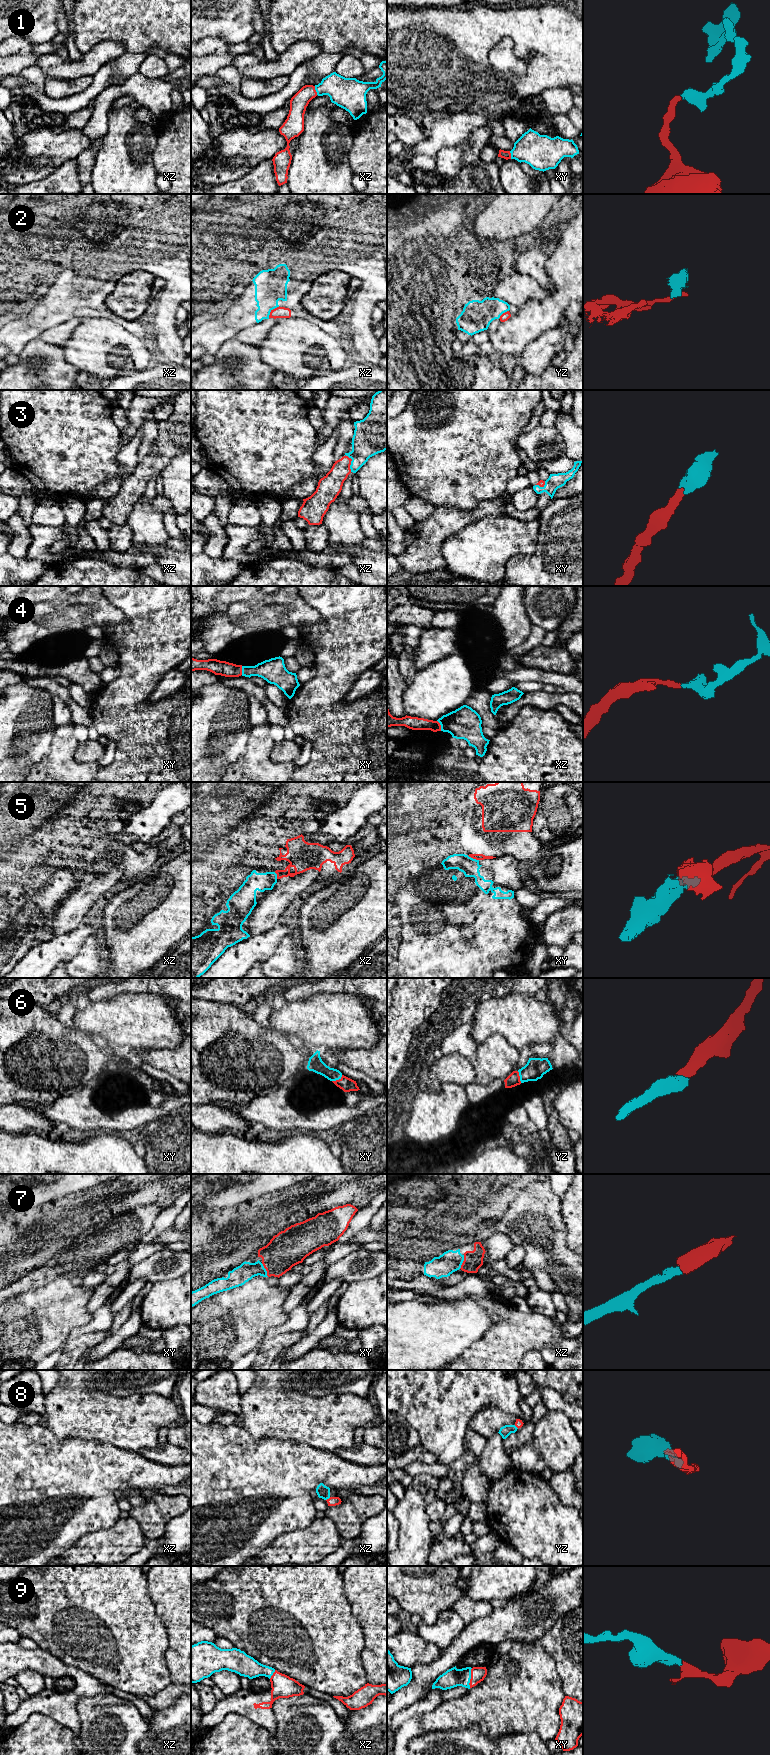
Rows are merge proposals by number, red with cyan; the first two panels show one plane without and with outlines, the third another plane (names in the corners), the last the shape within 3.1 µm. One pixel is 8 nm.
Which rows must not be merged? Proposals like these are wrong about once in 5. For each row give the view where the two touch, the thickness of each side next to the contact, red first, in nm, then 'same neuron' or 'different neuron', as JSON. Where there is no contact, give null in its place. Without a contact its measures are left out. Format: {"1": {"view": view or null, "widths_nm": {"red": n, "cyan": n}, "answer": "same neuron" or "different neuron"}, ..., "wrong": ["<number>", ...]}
{"1": {"view": "xz", "widths_nm": {"red": 140, "cyan": 240}, "answer": "same neuron"}, "2": {"view": "xz", "widths_nm": {"red": 100, "cyan": 260}, "answer": "same neuron"}, "3": {"view": "xz", "widths_nm": {"red": 180, "cyan": 280}, "answer": "same neuron"}, "4": {"view": "xz", "widths_nm": {"red": 110, "cyan": 260}, "answer": "same neuron"}, "5": {"view": "xy", "widths_nm": {"red": 50, "cyan": 150}, "answer": "different neuron"}, "6": {"view": "xy", "widths_nm": {"red": 110, "cyan": 120}, "answer": "same neuron"}, "7": {"view": "xy", "widths_nm": {"red": 300, "cyan": 150}, "answer": "same neuron"}, "8": {"view": "xz", "widths_nm": {"red": 80, "cyan": 100}, "answer": "same neuron"}, "9": {"view": "xy", "widths_nm": {"red": 120, "cyan": 150}, "answer": "same neuron"}, "wrong": ["5"]}

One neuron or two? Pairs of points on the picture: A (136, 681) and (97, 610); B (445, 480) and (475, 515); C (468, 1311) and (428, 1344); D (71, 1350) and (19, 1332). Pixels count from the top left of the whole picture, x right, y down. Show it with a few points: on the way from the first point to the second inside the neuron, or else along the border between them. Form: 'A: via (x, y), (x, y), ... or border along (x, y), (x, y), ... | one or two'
A: border along (123, 612), (124, 619), (122, 621), (101, 627) | two
B: border along (492, 499), (480, 501), (470, 510), (448, 506) | two
C: via (458, 1321), (451, 1328), (438, 1334) | one
D: border along (68, 1340), (61, 1347) | two

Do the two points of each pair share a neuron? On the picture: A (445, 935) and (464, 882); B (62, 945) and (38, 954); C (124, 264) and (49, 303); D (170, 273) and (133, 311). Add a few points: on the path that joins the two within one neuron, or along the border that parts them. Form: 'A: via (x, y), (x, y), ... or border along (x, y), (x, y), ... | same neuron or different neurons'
A: via (458, 922), (460, 920), (461, 895) | same neuron
B: via (56, 950), (42, 950) | same neuron
C: via (105, 266), (97, 266), (88, 270), (68, 290) | same neuron
D: border along (151, 301), (149, 303) | different neurons

